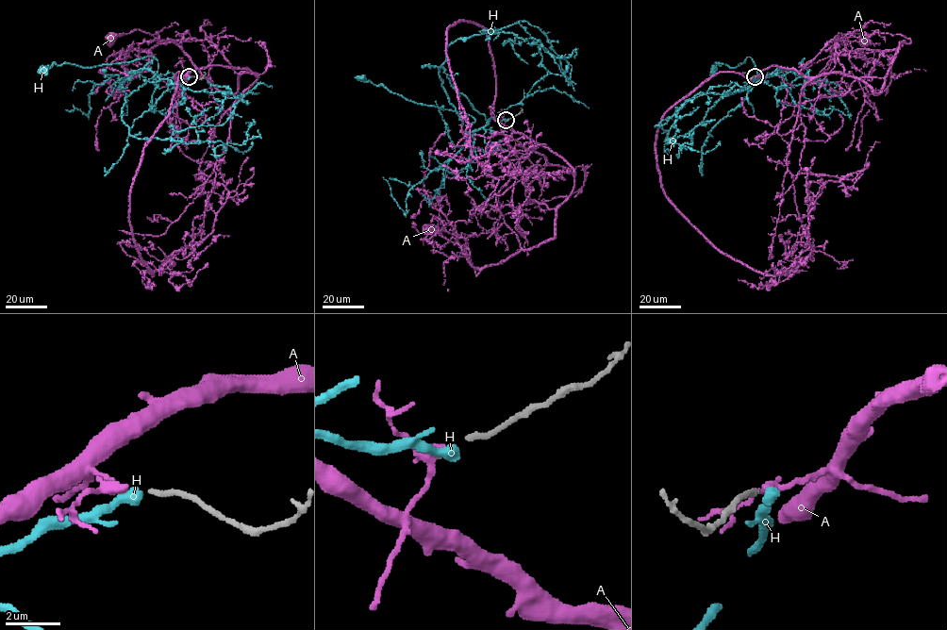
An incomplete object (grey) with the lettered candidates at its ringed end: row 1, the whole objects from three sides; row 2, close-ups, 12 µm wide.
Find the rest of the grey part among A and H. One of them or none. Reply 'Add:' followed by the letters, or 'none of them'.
Add: none of them

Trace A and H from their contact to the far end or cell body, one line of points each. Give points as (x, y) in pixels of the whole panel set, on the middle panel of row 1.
A: (506, 121), (573, 170), (555, 235), (476, 275), (462, 246), (428, 230)
H: (506, 121), (490, 119), (478, 129), (465, 132), (465, 126), (474, 119), (470, 115), (417, 104), (360, 78)

